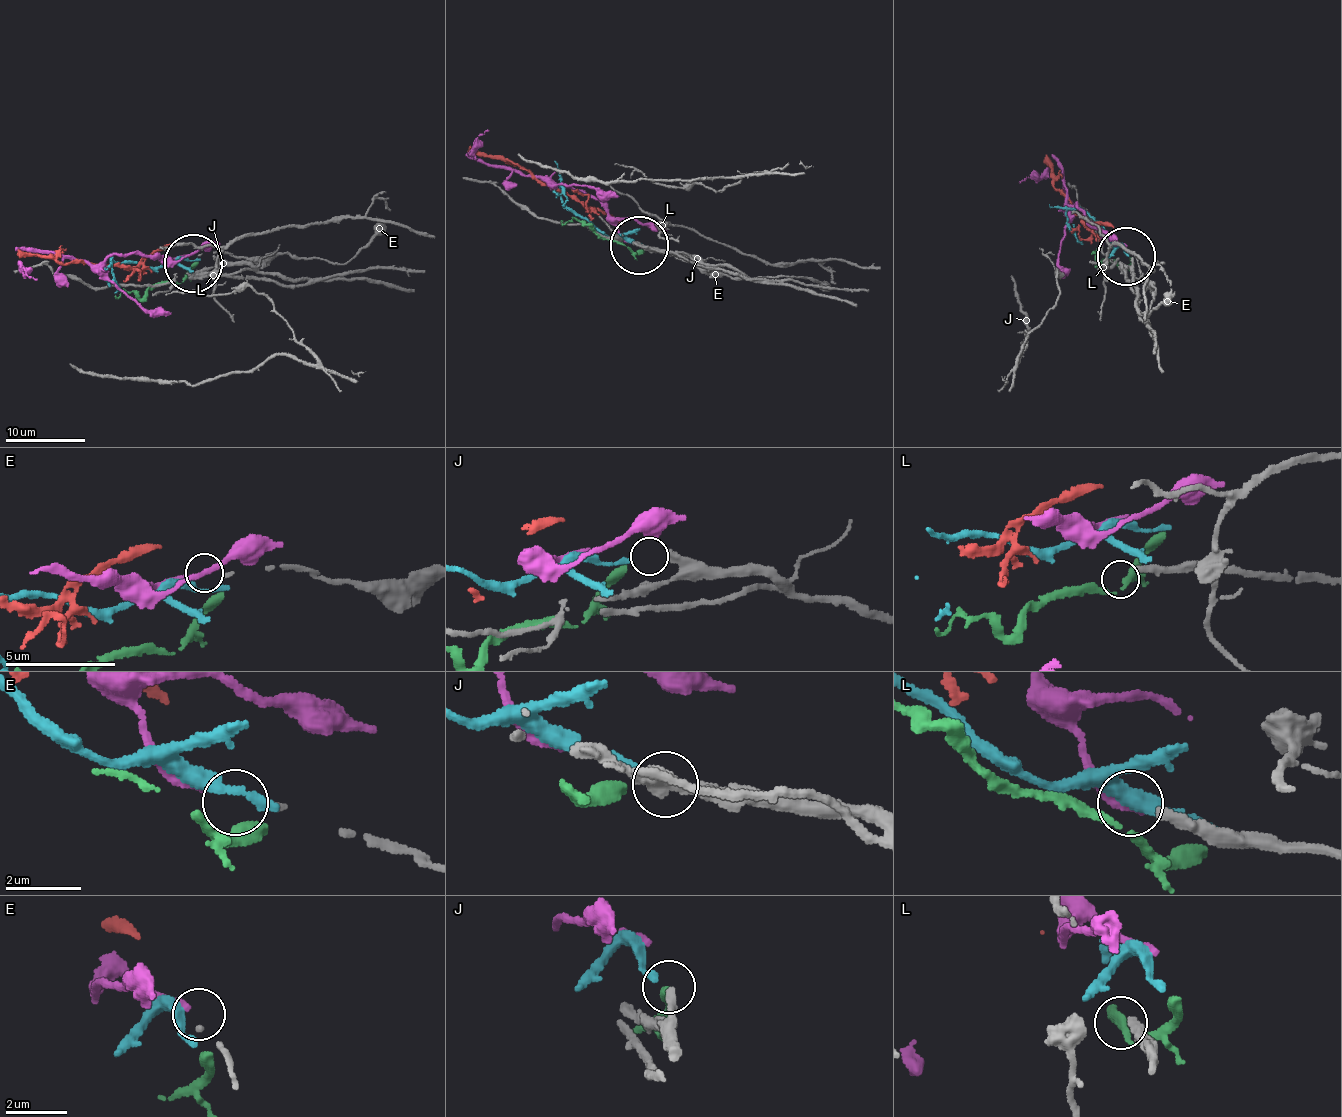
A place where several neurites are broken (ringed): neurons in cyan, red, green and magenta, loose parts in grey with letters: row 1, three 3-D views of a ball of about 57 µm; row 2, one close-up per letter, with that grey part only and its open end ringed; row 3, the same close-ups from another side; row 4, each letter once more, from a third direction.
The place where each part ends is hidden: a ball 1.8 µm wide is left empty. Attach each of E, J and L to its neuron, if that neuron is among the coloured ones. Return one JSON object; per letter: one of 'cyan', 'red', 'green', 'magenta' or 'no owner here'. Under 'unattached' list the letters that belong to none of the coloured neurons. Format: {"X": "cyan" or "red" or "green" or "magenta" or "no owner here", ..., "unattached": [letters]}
{"E": "magenta", "J": "cyan", "L": "no owner here", "unattached": ["L"]}

